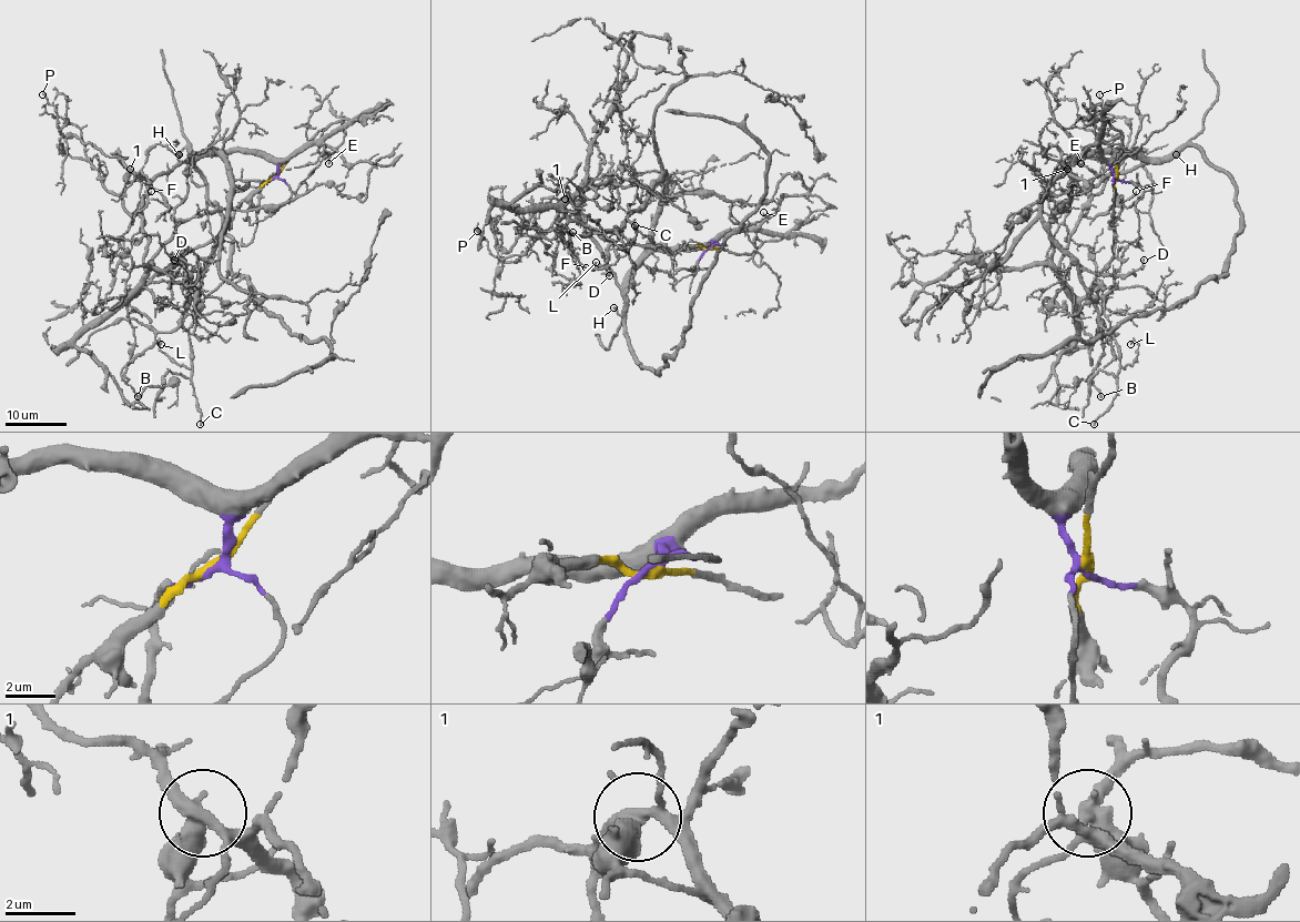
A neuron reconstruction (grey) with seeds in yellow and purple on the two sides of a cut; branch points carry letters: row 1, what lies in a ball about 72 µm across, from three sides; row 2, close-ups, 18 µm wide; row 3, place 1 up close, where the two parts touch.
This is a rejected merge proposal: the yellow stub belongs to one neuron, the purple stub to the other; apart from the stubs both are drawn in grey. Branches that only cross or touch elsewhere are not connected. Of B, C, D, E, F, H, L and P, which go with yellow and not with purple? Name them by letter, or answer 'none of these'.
F

